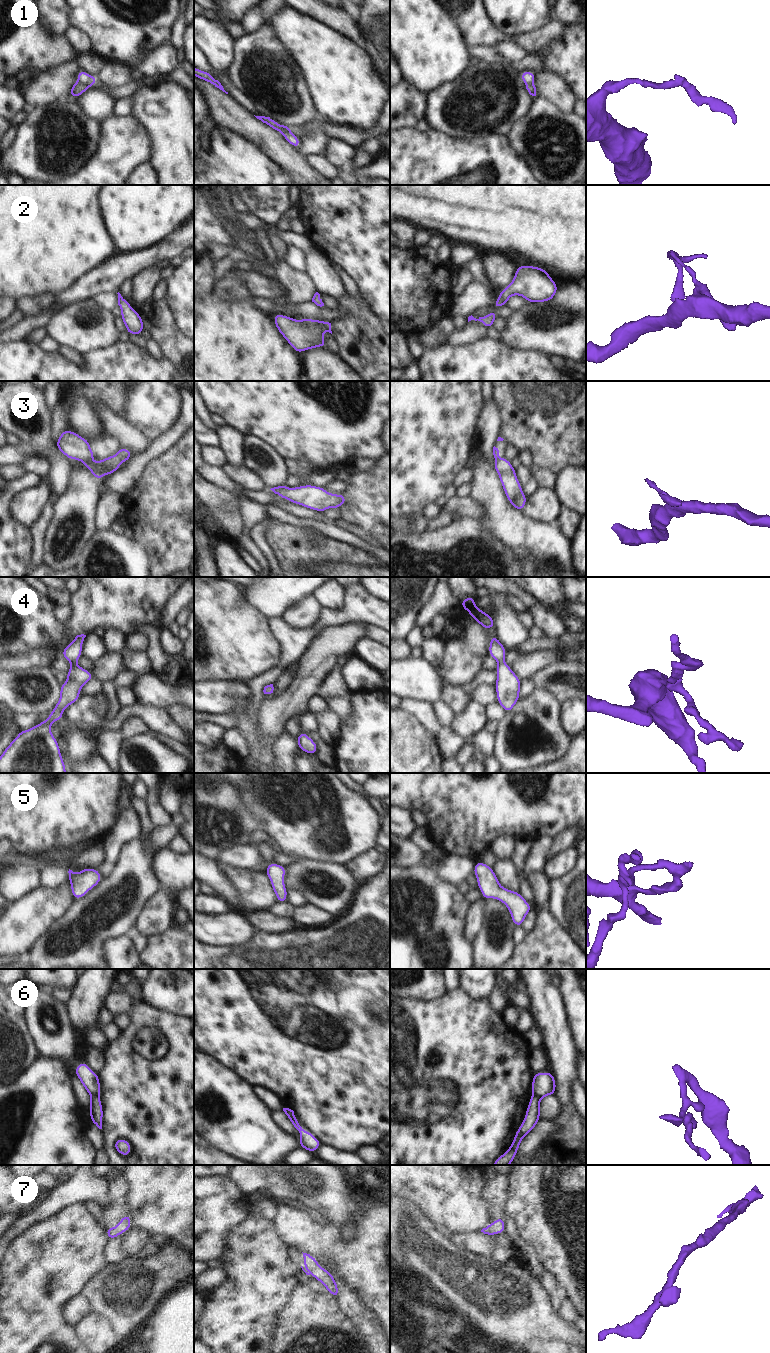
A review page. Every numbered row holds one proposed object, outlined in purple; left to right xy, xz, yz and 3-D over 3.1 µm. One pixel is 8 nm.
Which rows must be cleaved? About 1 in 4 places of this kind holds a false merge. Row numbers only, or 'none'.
1, 3, 6

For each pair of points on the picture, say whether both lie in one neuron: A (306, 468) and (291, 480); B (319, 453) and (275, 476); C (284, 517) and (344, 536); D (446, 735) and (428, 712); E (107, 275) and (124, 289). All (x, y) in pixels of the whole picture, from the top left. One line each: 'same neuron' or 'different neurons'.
A: different neurons
B: different neurons
C: same neuron
D: same neuron
E: different neurons

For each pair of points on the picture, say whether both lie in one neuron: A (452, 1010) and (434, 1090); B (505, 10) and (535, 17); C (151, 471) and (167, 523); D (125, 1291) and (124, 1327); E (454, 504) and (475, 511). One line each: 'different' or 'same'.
A: same
B: same
C: same
D: same
E: same

